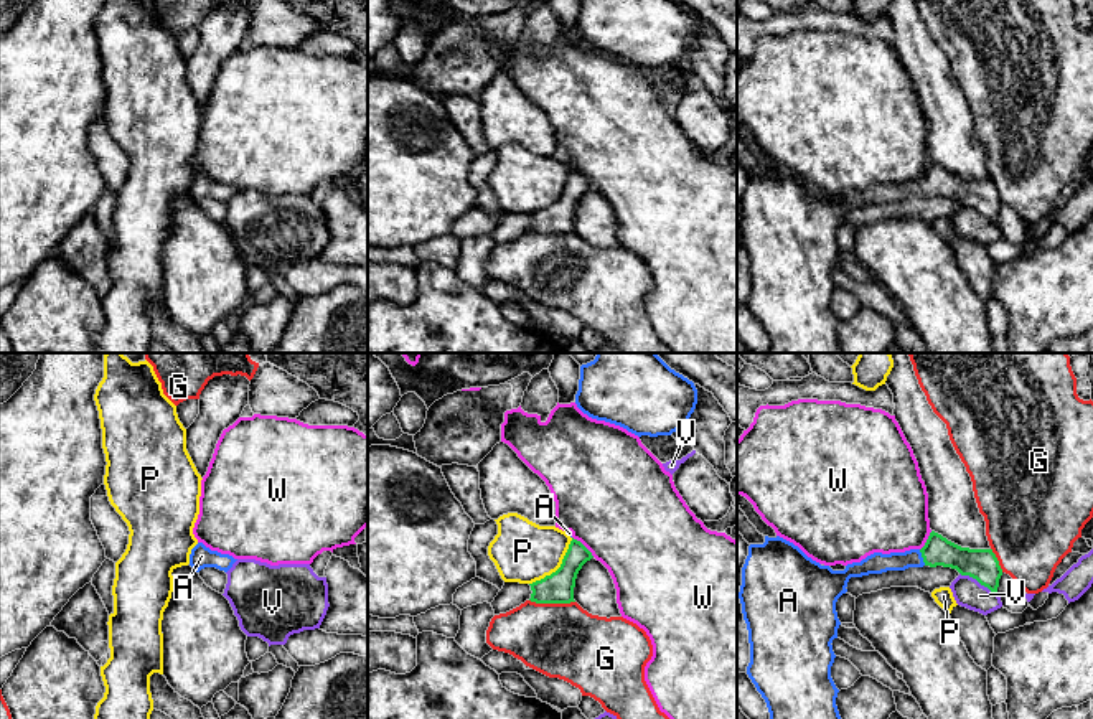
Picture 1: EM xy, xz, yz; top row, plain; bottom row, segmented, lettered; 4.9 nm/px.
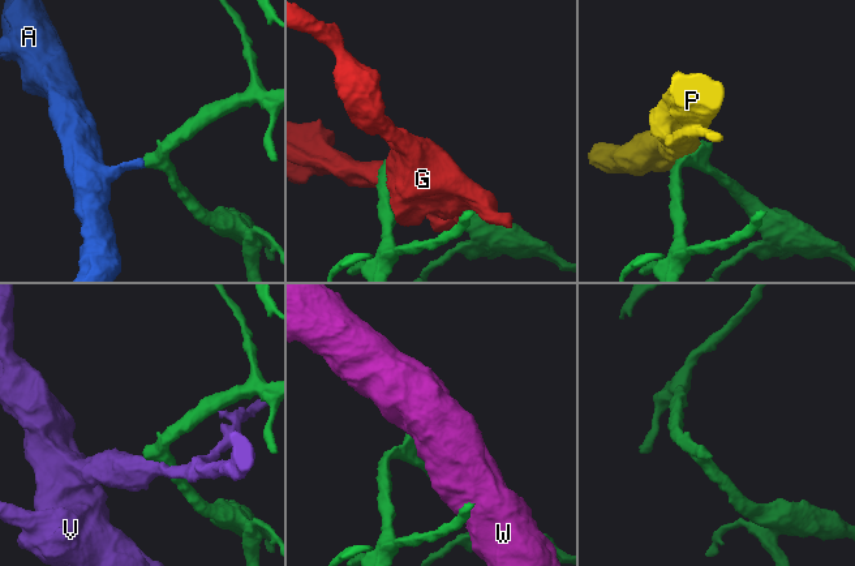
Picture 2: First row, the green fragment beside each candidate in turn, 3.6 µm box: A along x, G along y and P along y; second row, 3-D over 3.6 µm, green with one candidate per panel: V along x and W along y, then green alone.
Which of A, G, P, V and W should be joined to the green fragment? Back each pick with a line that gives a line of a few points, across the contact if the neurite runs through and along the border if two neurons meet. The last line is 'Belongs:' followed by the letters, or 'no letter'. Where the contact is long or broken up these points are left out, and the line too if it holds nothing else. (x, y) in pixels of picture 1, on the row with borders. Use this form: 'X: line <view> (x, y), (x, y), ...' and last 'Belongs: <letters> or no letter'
A: line yz (938, 551), (922, 556), (877, 563)
Belongs: A

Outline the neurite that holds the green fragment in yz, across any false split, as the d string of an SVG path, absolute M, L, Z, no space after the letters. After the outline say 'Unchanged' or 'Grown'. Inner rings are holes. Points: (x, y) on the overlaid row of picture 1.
M935 531L930 533L922 549L874 552L861 562L847 564L844 571L821 566L780 536L765 536L763 544L750 544L737 597L748 630L747 674L765 699L770 719L841 719L836 706L839 689L831 678L836 658L831 643L837 638L841 625L836 612L837 599L847 592L851 577L923 566L956 569L996 594L1002 576L992 549L961 547Z. Grown

